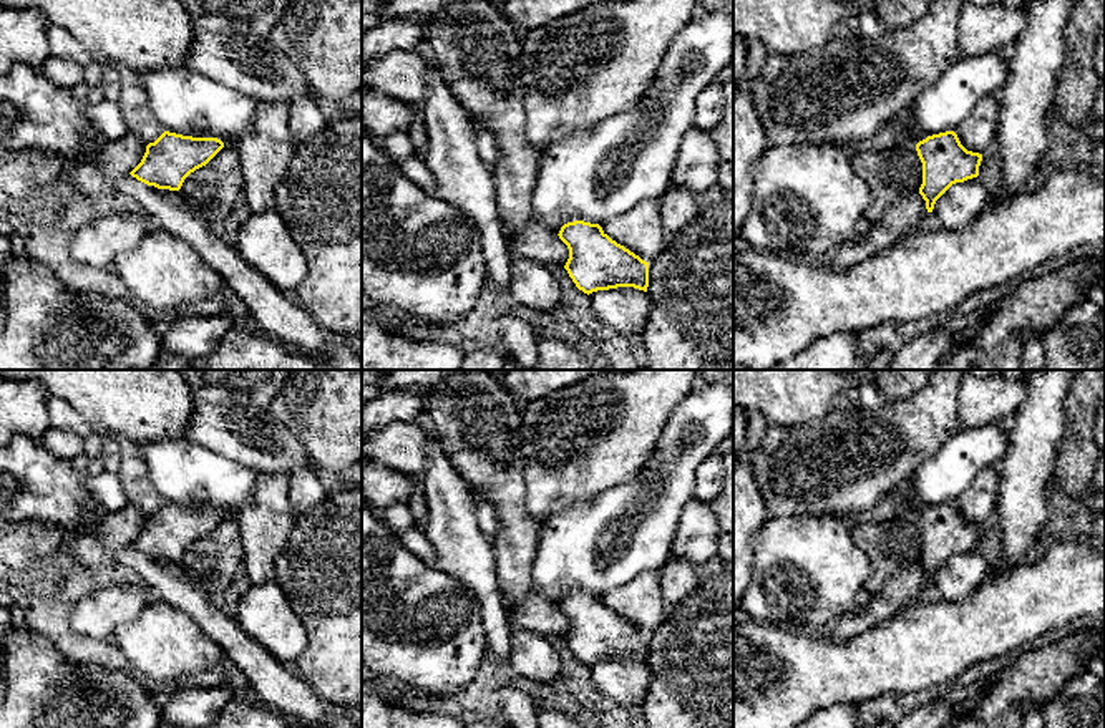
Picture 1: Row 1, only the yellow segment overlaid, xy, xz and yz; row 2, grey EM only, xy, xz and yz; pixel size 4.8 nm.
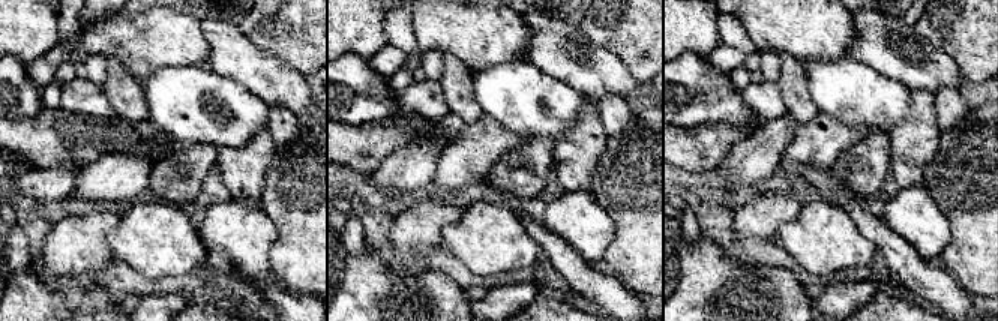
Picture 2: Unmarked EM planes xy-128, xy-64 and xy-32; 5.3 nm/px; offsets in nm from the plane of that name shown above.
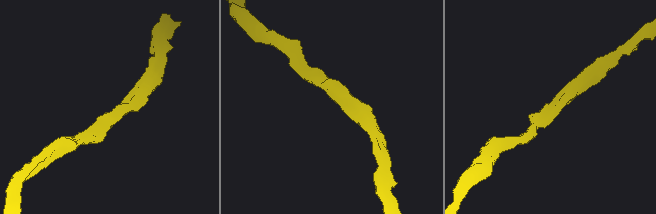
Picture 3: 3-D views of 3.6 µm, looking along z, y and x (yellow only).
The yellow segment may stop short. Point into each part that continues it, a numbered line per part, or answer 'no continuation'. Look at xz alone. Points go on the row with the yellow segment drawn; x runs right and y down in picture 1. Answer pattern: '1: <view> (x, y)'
no continuation

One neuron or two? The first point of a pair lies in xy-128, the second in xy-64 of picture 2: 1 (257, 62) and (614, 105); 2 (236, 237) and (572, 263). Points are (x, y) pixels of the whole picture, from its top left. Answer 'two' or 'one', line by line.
1: two
2: two

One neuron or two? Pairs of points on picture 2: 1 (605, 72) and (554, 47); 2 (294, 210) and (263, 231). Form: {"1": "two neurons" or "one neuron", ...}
{"1": "one neuron", "2": "two neurons"}

